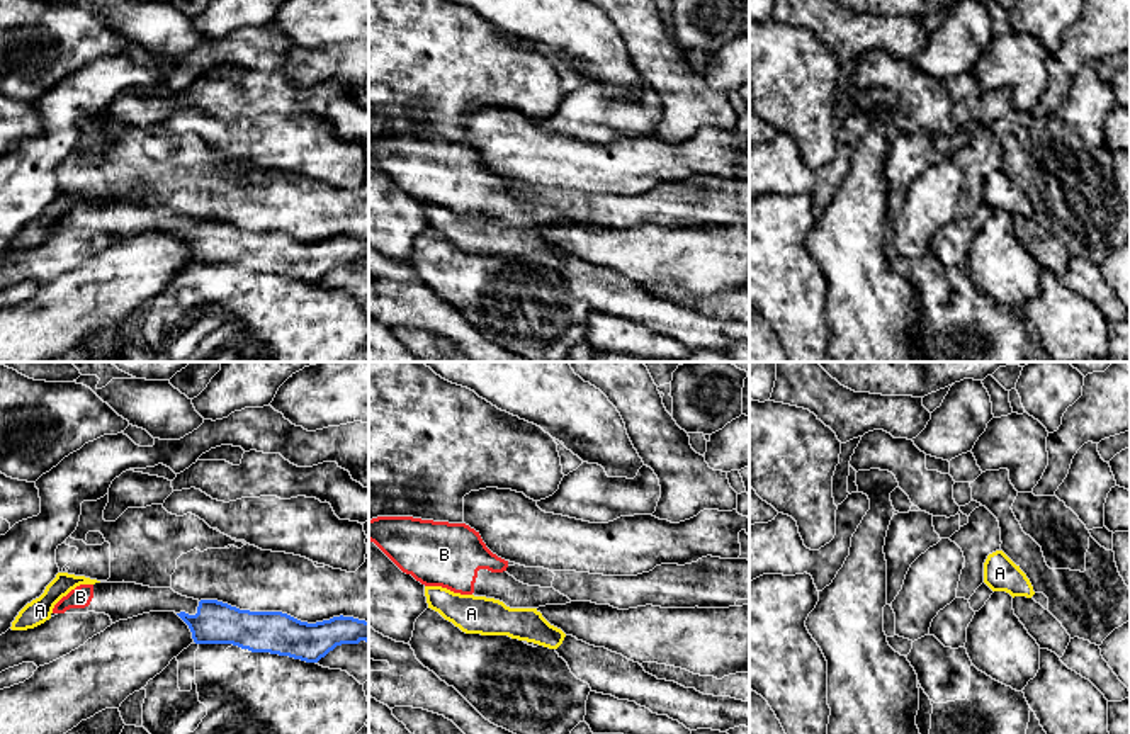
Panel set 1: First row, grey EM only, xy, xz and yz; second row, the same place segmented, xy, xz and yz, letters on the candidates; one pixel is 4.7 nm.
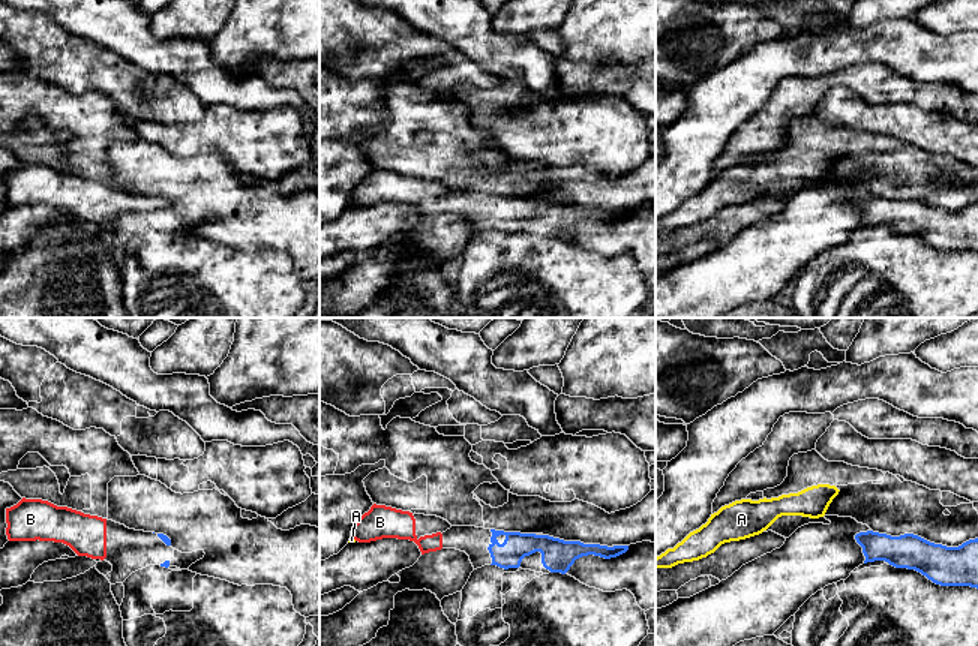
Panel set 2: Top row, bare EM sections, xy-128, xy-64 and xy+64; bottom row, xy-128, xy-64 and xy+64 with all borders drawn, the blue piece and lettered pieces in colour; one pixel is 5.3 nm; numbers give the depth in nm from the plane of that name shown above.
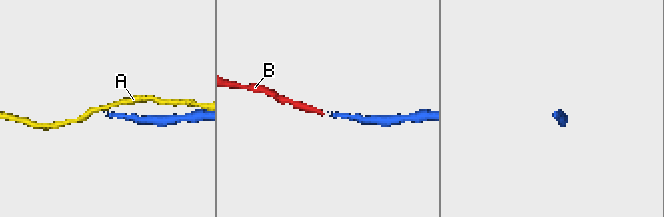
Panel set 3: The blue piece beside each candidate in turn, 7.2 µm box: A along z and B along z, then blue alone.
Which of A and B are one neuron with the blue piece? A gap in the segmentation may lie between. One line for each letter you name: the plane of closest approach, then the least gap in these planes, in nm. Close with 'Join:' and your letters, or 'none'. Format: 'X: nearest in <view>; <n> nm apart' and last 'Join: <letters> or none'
B: nearest in xy; 400 nm apart
Join: B

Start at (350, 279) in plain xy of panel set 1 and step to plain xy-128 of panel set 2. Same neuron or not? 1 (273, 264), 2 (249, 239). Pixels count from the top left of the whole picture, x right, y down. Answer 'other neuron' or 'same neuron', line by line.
1: other neuron
2: same neuron

